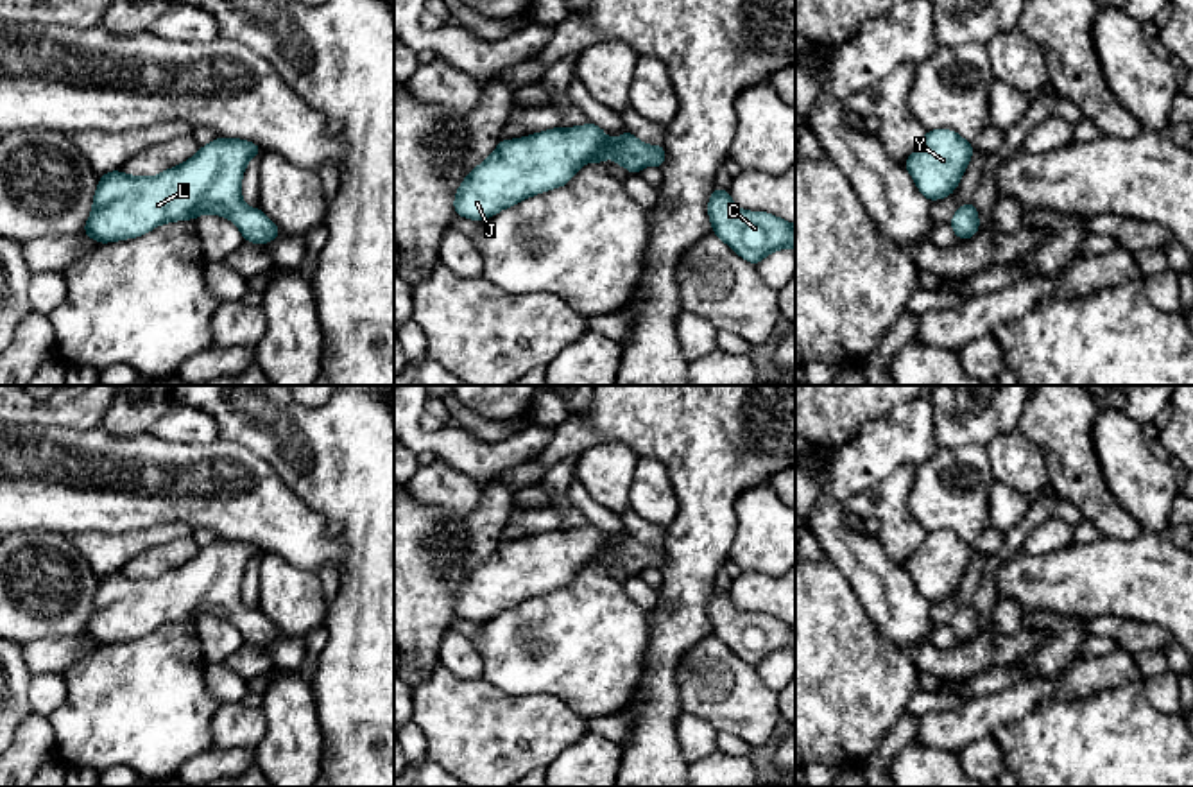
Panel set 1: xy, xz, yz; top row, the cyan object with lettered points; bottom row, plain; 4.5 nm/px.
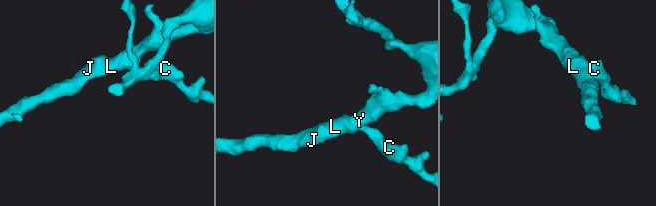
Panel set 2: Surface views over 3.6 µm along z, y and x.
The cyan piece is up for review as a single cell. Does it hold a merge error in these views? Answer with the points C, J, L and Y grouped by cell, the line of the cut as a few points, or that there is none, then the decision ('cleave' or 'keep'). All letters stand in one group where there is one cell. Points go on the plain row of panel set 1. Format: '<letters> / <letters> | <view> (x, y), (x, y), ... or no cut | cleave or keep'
C J L Y | no cut | keep

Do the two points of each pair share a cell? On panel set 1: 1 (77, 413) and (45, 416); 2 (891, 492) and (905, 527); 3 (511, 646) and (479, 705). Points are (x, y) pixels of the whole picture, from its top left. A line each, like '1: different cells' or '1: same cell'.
1: same cell
2: same cell
3: different cells

